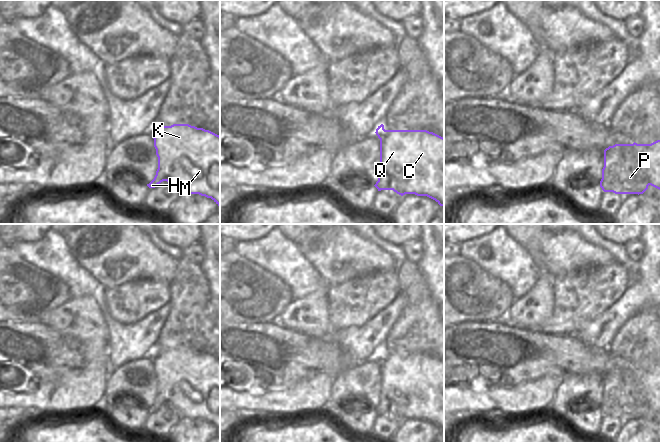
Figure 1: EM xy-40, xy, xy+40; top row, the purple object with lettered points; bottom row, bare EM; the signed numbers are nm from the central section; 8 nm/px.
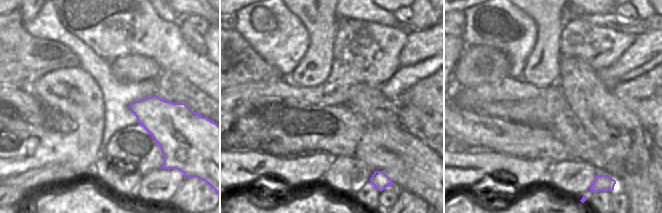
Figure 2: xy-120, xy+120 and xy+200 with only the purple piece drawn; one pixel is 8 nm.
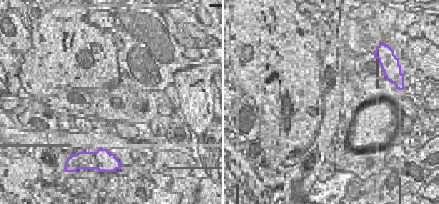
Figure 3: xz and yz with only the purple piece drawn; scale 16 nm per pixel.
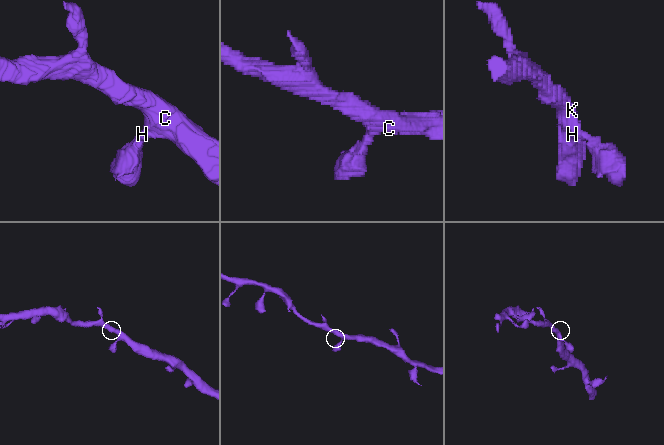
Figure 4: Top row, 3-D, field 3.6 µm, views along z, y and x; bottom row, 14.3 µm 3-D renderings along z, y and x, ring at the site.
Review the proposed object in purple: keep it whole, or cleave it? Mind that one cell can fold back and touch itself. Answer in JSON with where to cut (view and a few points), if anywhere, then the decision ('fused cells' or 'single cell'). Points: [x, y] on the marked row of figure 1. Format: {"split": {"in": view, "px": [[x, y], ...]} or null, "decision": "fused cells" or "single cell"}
{"split": null, "decision": "single cell"}

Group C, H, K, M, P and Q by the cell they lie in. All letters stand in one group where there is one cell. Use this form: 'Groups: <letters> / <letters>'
Groups: C H K M P Q.

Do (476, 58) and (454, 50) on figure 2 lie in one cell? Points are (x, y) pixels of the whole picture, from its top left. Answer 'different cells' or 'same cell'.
different cells

